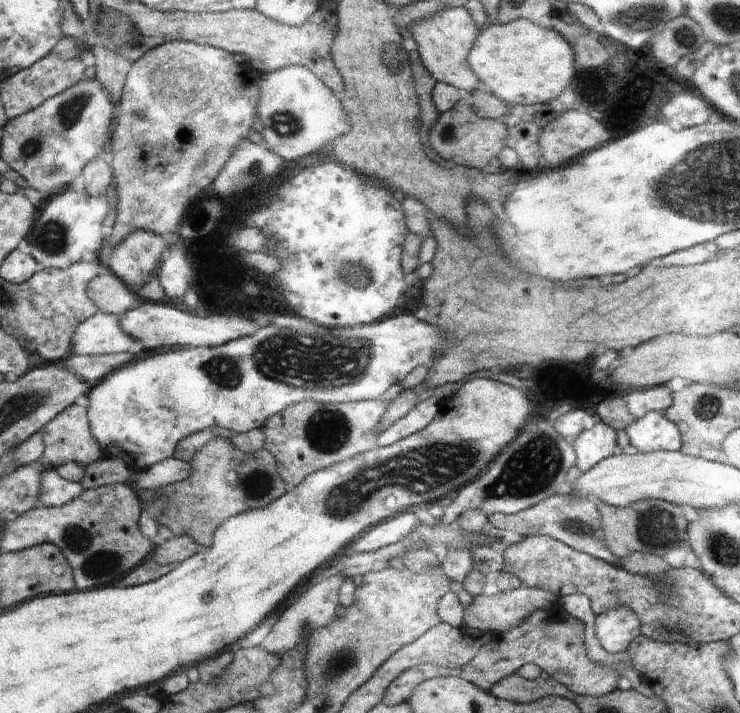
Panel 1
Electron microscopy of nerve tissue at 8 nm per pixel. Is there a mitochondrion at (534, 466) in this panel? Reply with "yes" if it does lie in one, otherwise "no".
yes

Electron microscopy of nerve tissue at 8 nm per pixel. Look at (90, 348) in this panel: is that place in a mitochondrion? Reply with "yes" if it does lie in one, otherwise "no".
no

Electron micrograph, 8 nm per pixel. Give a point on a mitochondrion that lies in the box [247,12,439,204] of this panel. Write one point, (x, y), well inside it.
(283, 124)

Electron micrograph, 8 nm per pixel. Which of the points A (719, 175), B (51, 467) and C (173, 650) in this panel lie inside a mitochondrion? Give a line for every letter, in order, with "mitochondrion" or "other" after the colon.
A: mitochondrion
B: other
C: other

